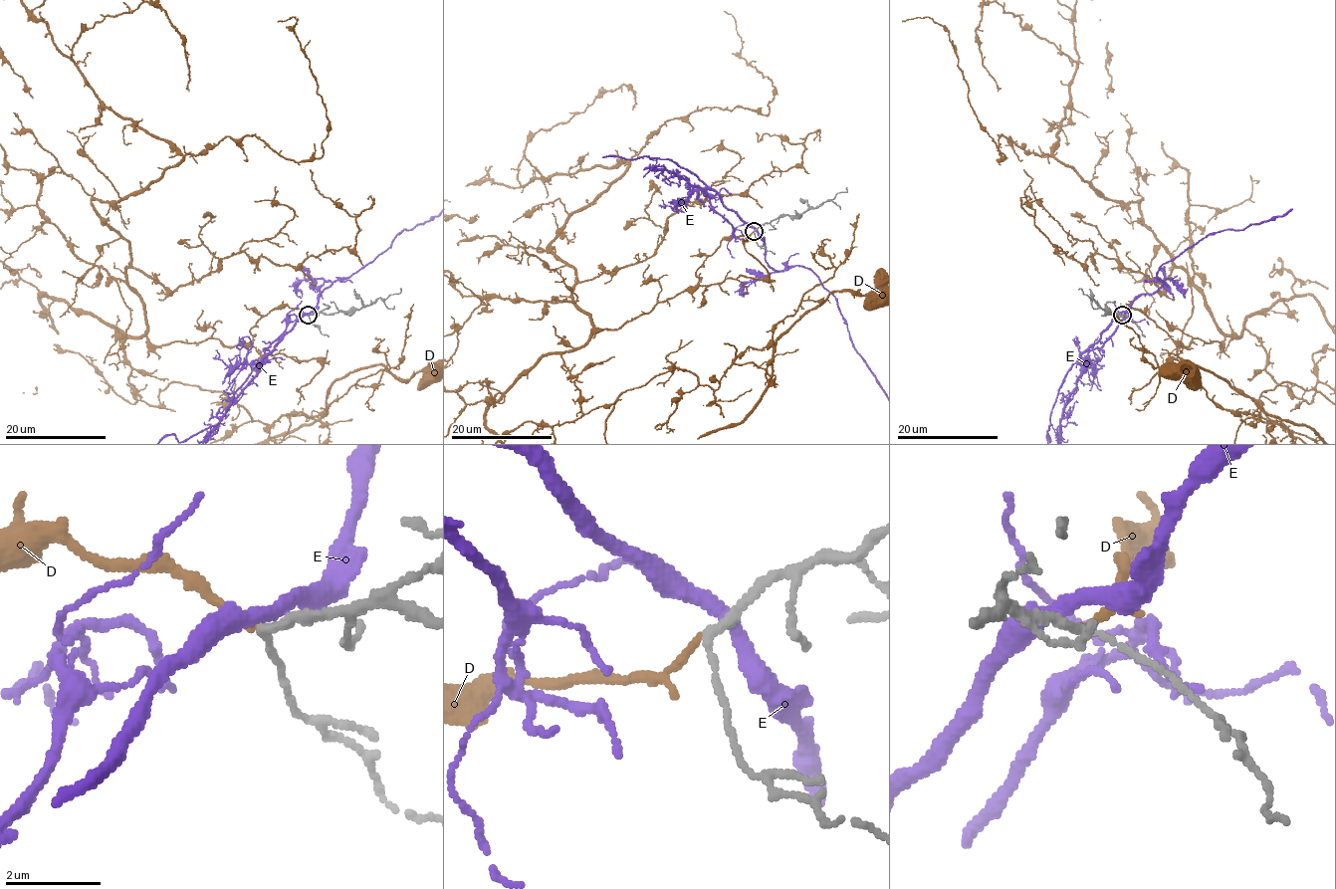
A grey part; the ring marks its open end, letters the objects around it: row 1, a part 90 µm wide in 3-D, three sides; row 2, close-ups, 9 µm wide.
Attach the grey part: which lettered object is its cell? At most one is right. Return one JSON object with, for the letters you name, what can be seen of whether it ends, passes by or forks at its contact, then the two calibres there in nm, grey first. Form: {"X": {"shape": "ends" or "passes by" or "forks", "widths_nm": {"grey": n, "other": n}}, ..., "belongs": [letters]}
{"D": {"shape": "ends", "widths_nm": {"grey": 170, "other": 150}}, "belongs": ["D"]}

